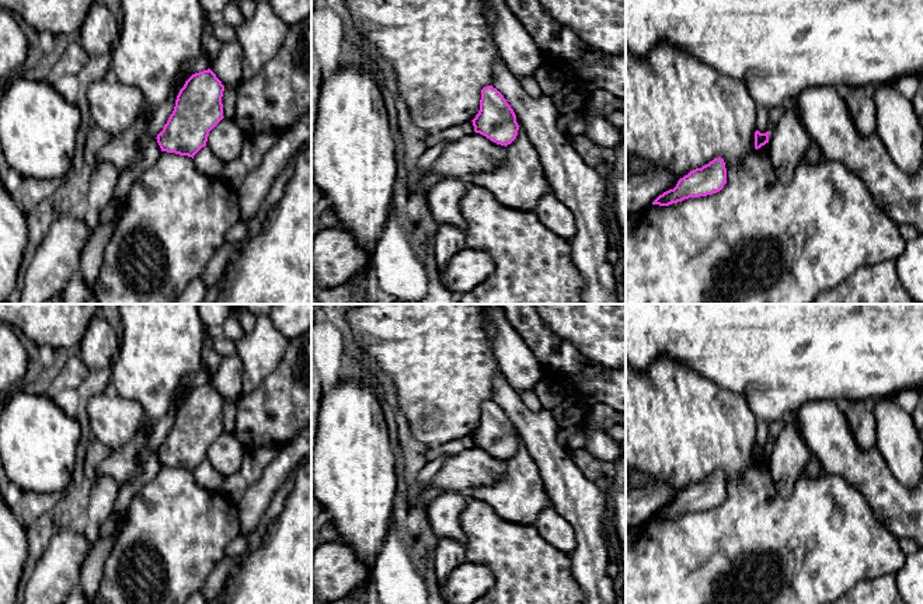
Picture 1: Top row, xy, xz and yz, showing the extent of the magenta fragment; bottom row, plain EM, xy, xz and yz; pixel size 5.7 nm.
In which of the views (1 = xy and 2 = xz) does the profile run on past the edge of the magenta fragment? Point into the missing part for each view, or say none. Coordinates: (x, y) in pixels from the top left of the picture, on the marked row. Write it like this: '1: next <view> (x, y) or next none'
1: next none
2: next none

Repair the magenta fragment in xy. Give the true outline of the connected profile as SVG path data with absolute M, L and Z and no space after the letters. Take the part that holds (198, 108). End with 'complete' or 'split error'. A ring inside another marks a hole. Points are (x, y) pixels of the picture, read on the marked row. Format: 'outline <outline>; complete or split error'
outline M210 69L192 74L156 137L161 151L194 158L206 146L209 132L224 118L223 91L224 85Z; complete

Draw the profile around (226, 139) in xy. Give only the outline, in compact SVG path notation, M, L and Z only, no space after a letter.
M223 118L209 132L206 146L223 163L229 163L240 157L245 139L241 128L233 119Z

